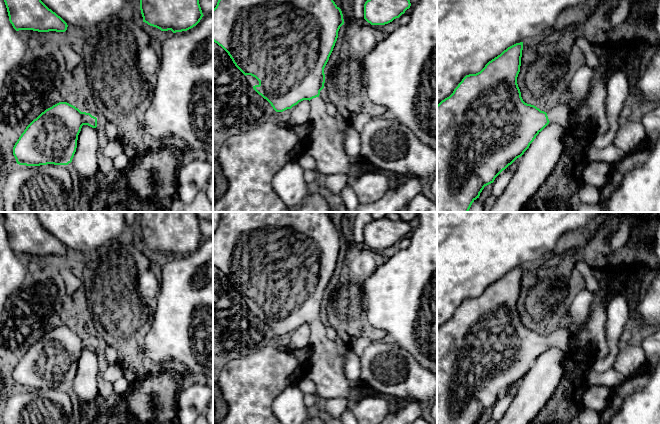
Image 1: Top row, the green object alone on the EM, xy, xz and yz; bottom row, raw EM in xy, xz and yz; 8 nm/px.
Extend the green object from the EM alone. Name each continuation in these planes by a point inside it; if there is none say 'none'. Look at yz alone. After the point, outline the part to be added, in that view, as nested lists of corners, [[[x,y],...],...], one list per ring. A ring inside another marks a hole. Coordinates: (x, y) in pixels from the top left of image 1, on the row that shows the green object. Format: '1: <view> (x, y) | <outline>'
1: yz (591, 112) | [[[604,51],[604,60],[594,67],[594,75],[590,81],[586,97],[571,106],[556,106],[547,112],[549,121],[556,121],[566,127],[581,124],[594,129],[593,137],[605,134],[609,130],[606,113],[606,81],[609,71],[622,68],[628,60],[629,53]]]

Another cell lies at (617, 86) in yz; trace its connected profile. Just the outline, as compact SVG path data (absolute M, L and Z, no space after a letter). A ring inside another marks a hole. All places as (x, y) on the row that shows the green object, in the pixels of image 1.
M622 70L611 74L607 78L606 90L606 113L610 127L605 134L593 137L592 140L592 144L600 149L614 142L619 115L625 103L632 96L629 92L628 78Z

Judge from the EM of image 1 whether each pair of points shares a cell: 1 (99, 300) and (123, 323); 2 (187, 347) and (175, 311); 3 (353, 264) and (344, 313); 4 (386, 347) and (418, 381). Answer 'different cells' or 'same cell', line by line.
1: same cell
2: same cell
3: same cell
4: same cell

